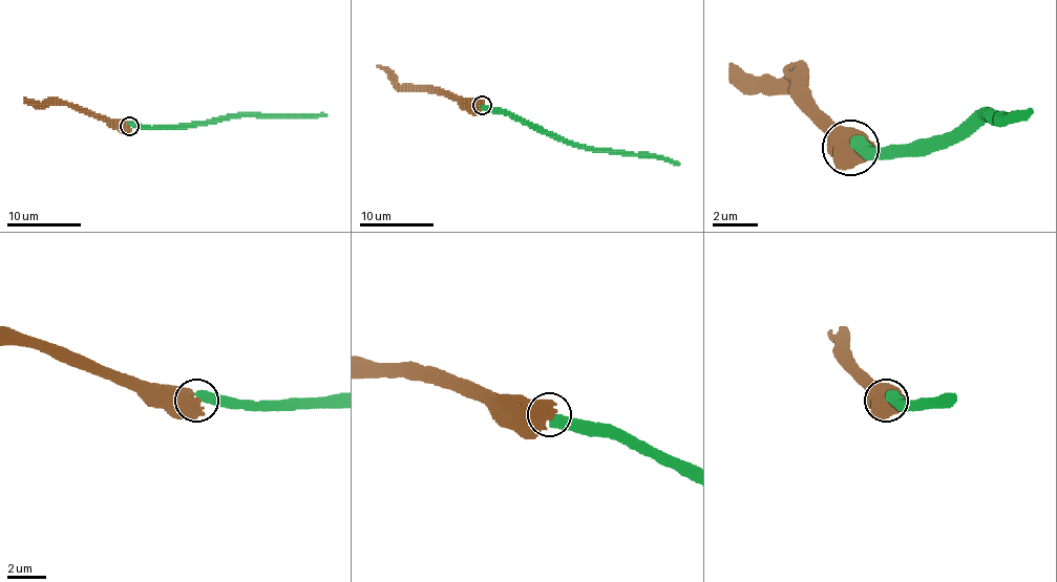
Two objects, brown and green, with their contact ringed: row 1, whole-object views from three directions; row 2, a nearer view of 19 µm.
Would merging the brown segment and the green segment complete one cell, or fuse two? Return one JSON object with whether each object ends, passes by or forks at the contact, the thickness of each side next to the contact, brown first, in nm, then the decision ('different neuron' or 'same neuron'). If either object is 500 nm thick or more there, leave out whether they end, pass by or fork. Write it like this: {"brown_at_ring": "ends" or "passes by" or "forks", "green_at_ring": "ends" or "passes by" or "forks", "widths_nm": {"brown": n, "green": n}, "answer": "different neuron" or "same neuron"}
{"widths_nm": {"brown": 1050, "green": 500}, "answer": "same neuron"}

